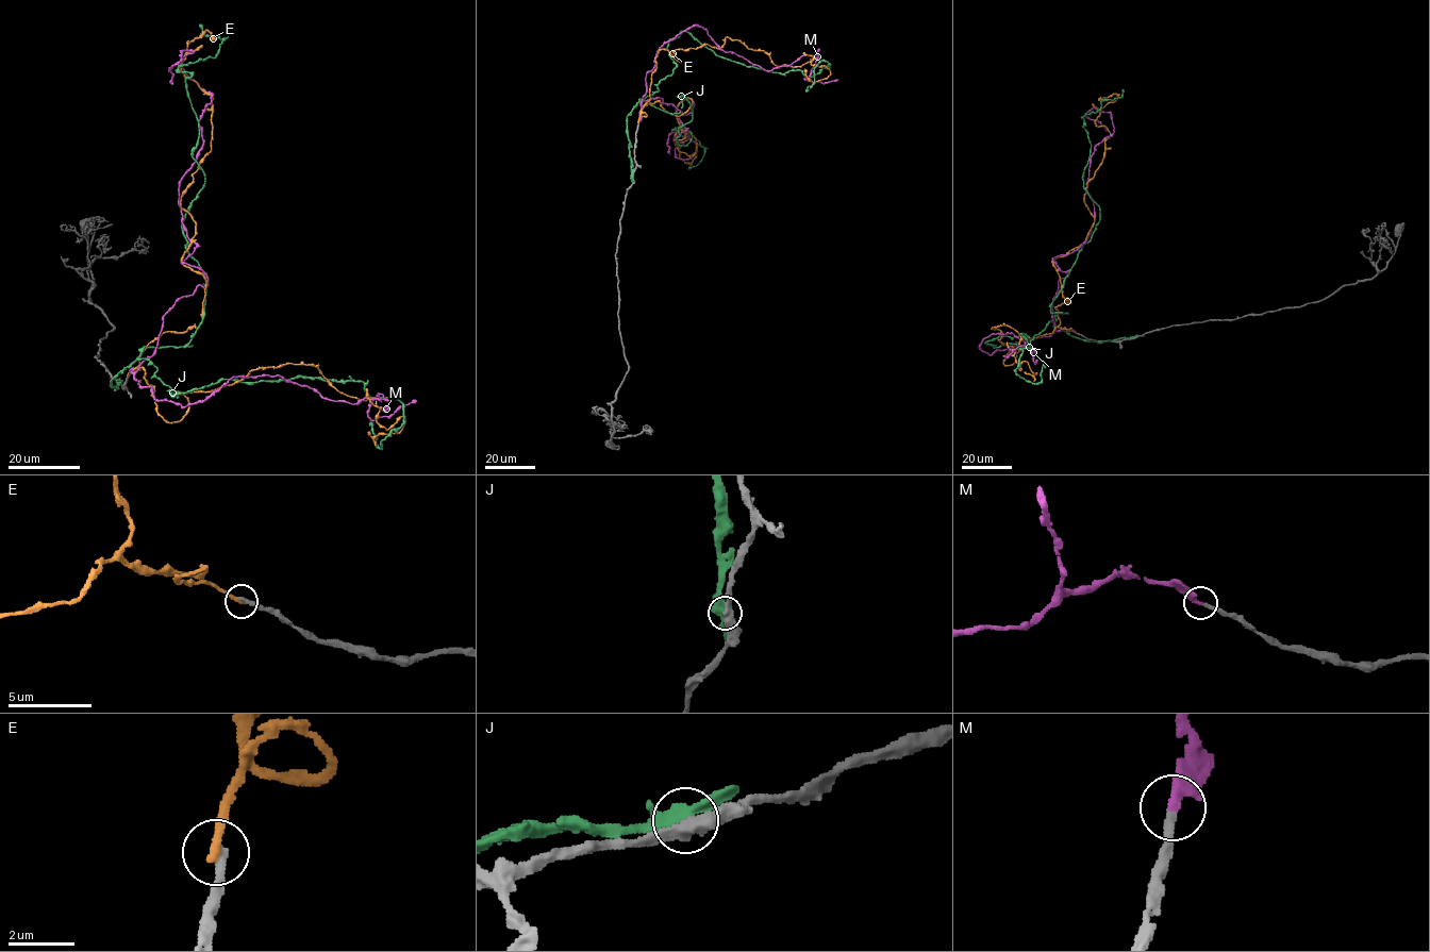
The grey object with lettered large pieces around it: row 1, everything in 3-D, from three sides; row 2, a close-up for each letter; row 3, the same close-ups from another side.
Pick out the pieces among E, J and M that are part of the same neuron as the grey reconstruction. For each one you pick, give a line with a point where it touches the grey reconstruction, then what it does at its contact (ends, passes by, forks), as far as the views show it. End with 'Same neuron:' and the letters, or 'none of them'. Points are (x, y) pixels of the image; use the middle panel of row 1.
M: meets grey at (638, 121); it ends there
Same neuron: M

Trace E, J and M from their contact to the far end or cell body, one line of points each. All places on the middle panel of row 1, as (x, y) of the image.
E: (637, 122), (662, 49), (680, 62), (726, 37), (830, 74), (805, 69)
J: (632, 179), (642, 100), (689, 103), (676, 140), (686, 129), (674, 130), (704, 155), (687, 168)
M: (638, 121), (643, 101), (694, 103), (674, 139), (697, 150), (676, 156), (672, 132), (669, 154)

